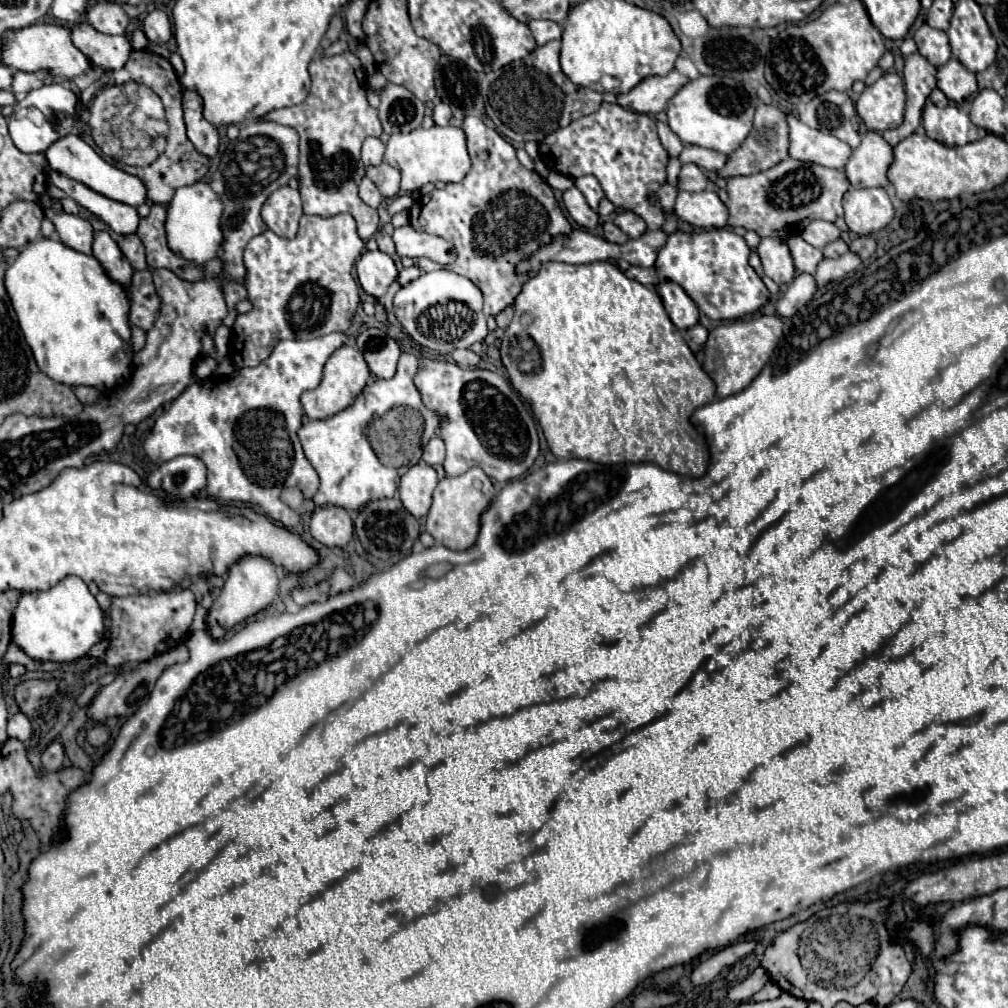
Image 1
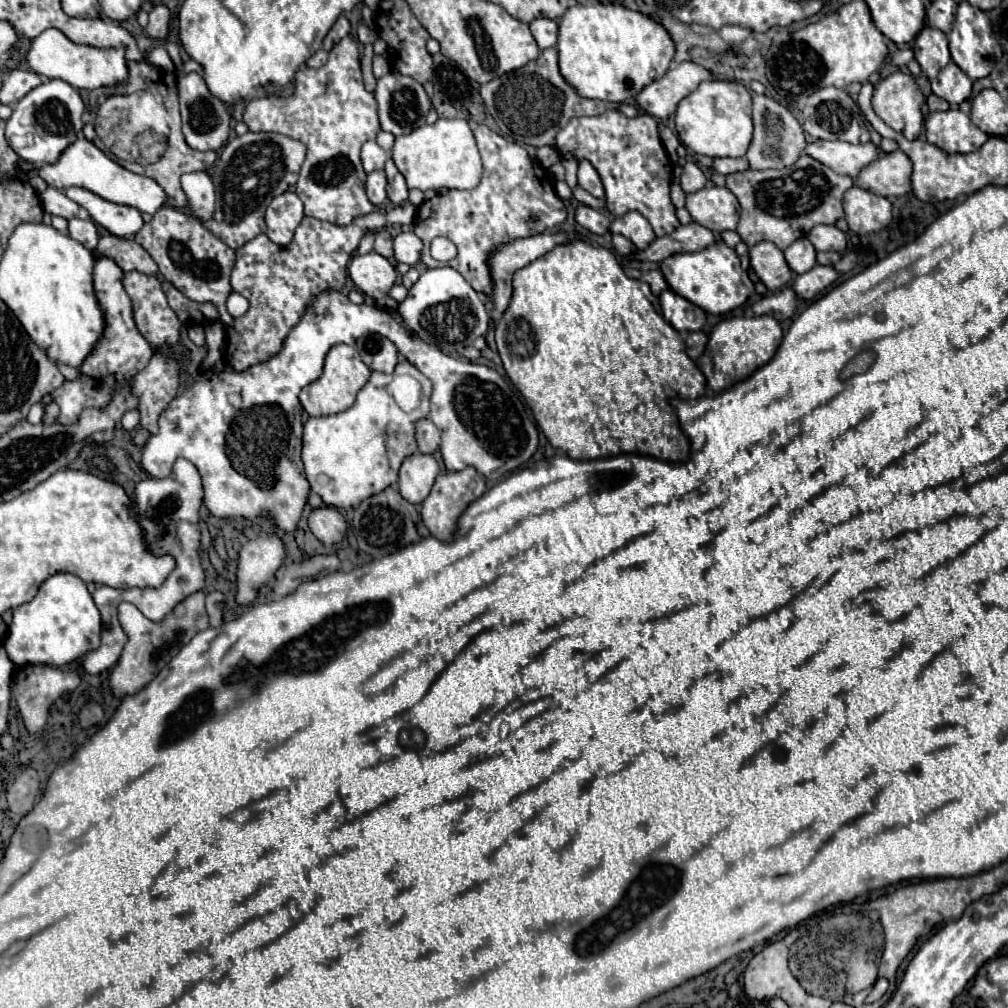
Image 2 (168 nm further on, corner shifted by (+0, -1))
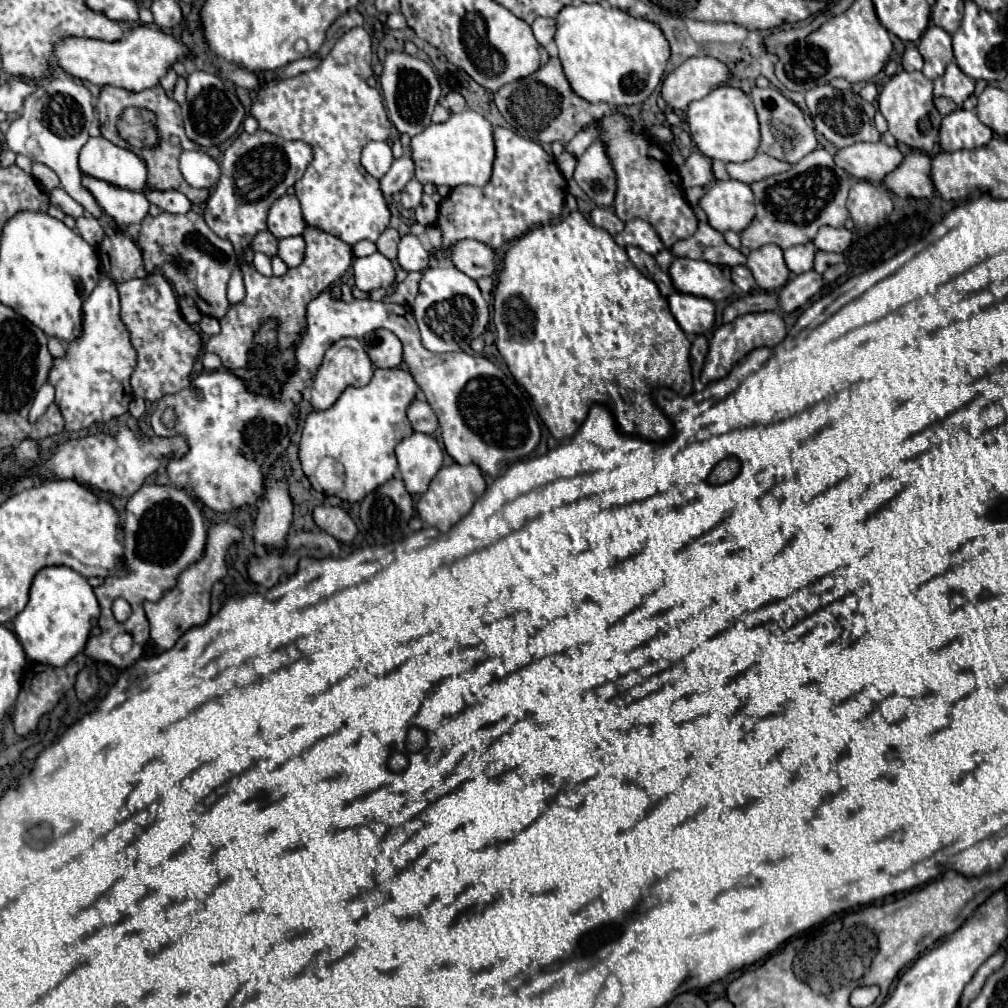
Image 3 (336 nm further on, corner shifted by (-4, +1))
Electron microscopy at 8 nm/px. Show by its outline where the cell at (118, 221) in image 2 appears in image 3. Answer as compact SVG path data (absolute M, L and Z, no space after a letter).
M83 176L83 186L93 194L99 208L111 216L119 226L139 224L149 210L149 202L143 194L115 188L103 180Z

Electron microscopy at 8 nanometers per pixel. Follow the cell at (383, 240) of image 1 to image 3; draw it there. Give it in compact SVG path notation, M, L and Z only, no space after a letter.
M387 228L387 230L379 236L379 240L375 242L377 250L379 250L383 256L387 256L389 260L393 260L393 262L395 262L395 258L397 258L397 244L399 244L399 232L397 232L395 228Z

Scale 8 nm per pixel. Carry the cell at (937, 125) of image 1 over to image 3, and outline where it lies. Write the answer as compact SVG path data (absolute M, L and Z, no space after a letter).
M959 108L947 114L939 128L939 144L945 152L955 152L963 148L981 148L993 138L993 130L985 126L975 112Z

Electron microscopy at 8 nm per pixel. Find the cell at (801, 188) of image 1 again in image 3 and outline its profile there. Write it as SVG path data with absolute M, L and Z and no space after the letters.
M817 148L801 162L793 164L787 172L769 176L765 180L749 184L755 194L755 218L739 234L741 244L749 250L757 250L765 244L777 244L779 248L791 248L807 244L815 238L821 226L841 228L849 216L845 208L847 192L851 188L849 174L833 162L833 156Z

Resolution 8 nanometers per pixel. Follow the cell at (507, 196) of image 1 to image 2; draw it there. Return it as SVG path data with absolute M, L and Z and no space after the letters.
M475 126L475 140L483 156L483 178L479 186L471 190L449 190L447 194L437 194L417 208L413 222L413 232L423 240L421 262L427 268L439 268L441 264L431 258L429 244L433 238L443 236L457 246L457 256L447 262L455 268L479 294L485 292L493 296L493 286L489 286L489 270L485 270L485 254L499 246L501 242L513 242L513 238L529 238L535 232L553 230L565 222L565 206L555 194L551 180L539 176L537 172L547 172L529 152L507 142L497 132L487 126Z

